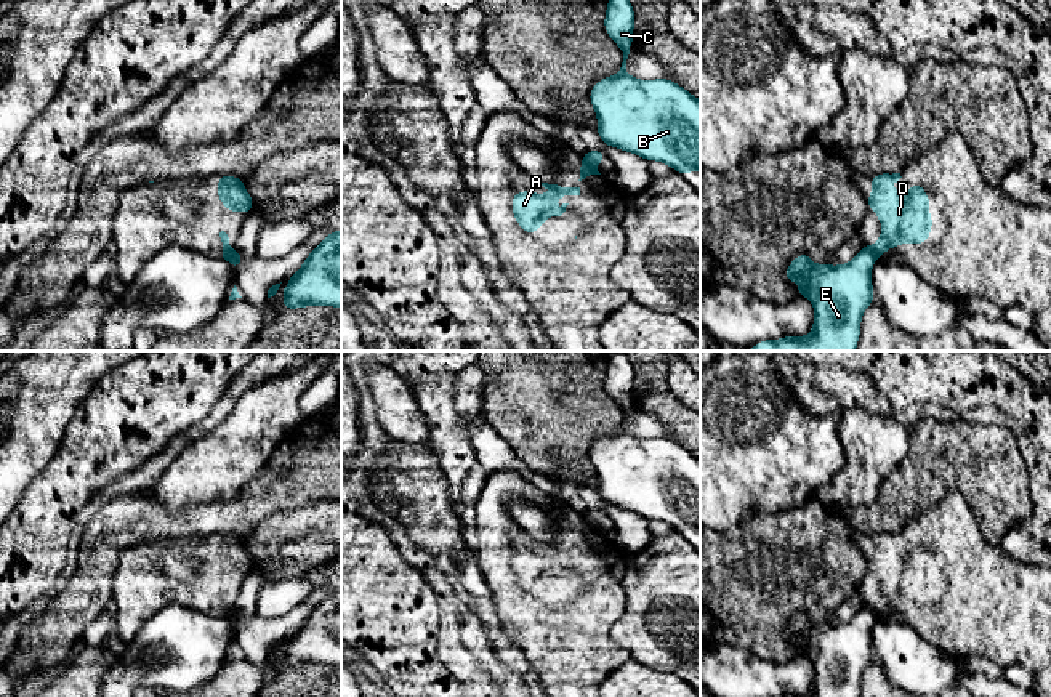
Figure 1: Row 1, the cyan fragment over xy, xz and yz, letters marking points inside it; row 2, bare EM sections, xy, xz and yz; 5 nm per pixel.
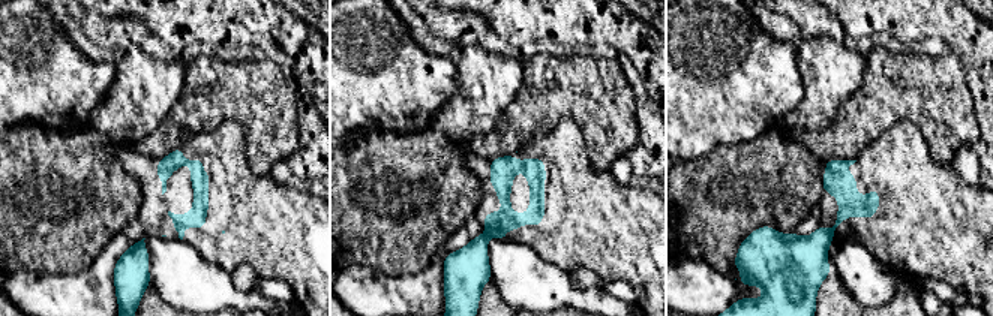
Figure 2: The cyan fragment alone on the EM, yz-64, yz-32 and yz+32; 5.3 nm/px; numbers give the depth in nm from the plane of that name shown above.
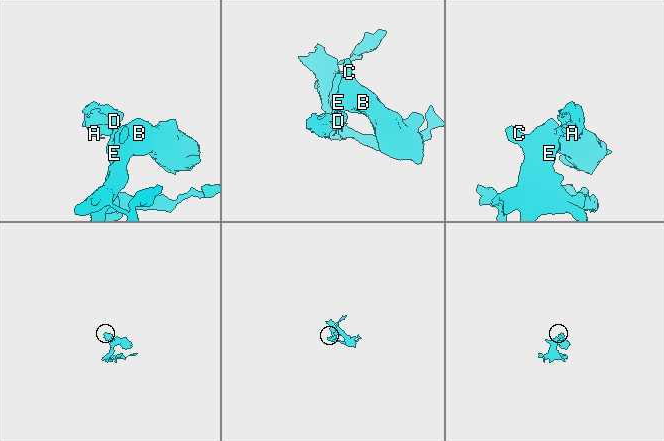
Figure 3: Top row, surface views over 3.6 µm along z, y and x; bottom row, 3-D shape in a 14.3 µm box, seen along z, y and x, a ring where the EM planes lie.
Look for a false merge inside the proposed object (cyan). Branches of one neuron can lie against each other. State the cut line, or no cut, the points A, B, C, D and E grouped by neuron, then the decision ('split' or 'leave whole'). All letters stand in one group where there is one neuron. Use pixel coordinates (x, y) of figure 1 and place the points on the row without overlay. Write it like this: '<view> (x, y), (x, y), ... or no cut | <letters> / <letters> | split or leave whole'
yz (864, 604), (877, 617) | A D / B C E | split

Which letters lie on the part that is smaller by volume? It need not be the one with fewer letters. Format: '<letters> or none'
A, D

